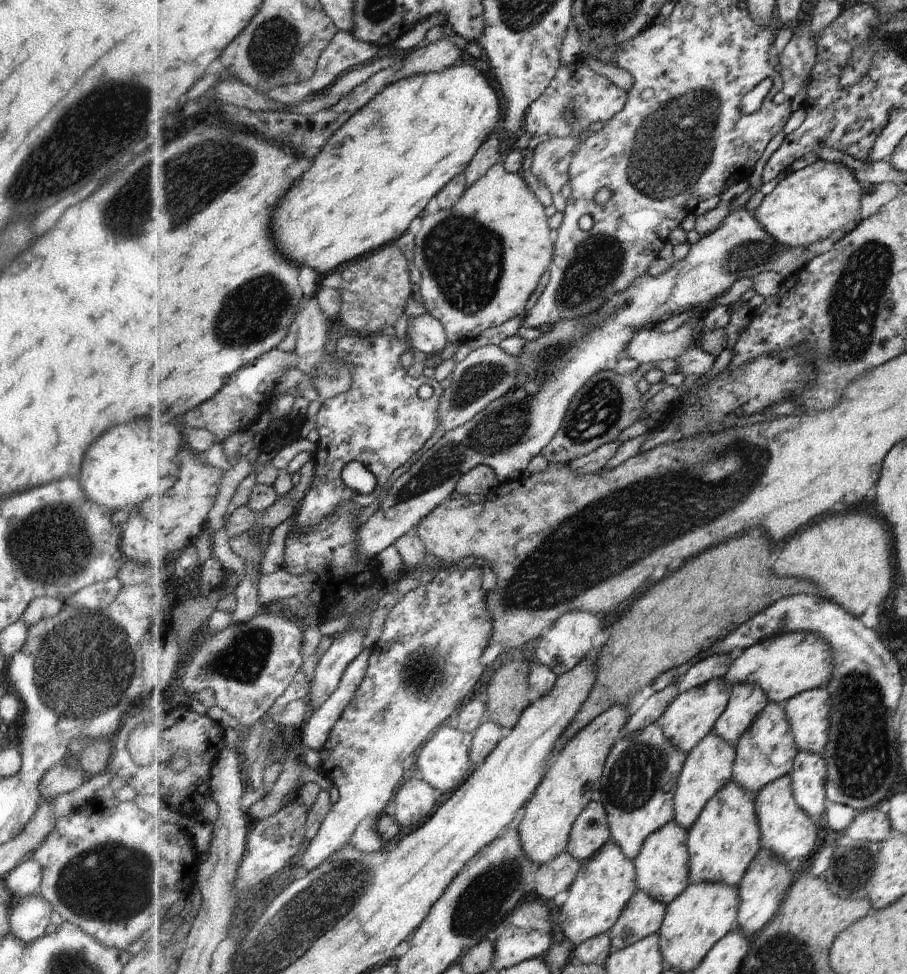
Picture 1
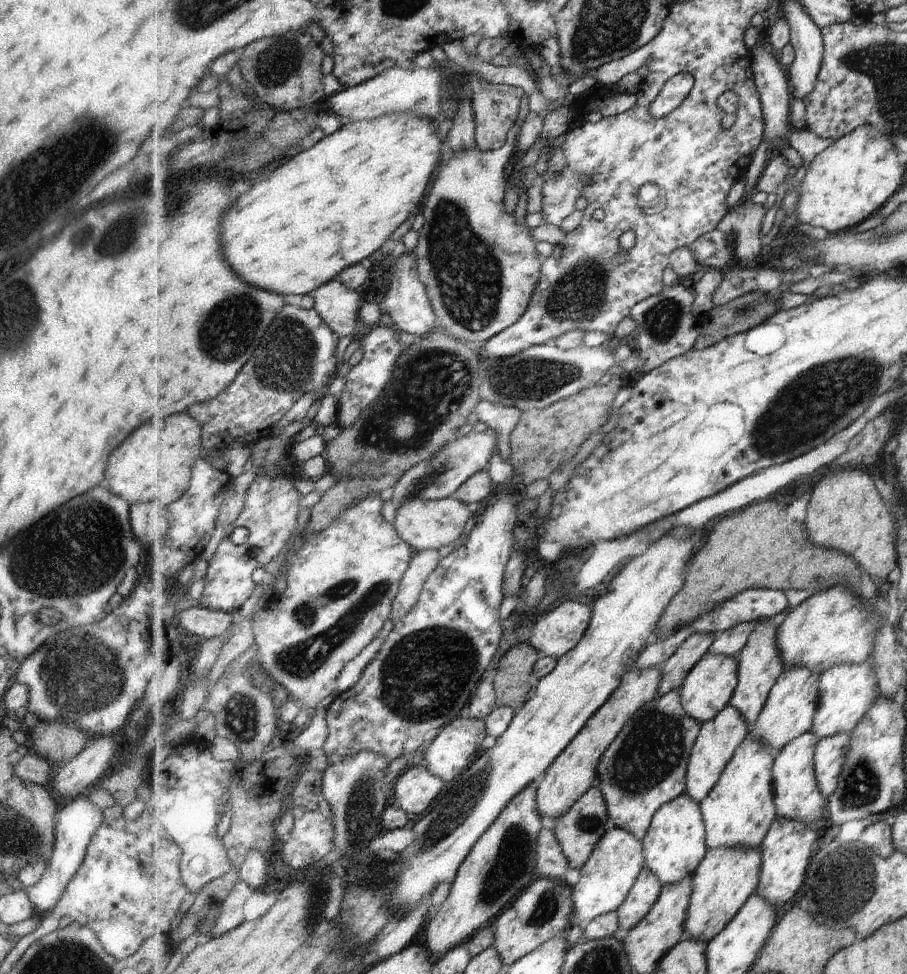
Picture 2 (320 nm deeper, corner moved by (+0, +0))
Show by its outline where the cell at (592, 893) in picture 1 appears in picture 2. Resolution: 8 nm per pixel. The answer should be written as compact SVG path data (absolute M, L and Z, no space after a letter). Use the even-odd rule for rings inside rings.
M610 826L598 842L590 859L580 870L580 878L575 884L575 914L578 925L584 927L598 916L617 912L626 902L639 875L647 868L644 841L629 829Z

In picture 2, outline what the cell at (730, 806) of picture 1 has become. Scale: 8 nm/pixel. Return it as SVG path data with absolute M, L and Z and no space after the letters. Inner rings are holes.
M751 729L749 736L743 739L735 751L734 758L727 764L718 783L710 795L699 804L706 821L708 848L733 848L761 846L770 831L770 826L779 817L774 798L774 762L775 755L756 739Z

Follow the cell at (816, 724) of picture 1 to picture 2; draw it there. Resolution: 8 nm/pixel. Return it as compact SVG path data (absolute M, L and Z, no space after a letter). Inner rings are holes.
M869 662L847 663L826 670L820 678L819 688L819 706L811 731L820 739L841 733L852 733L880 697L878 680Z

